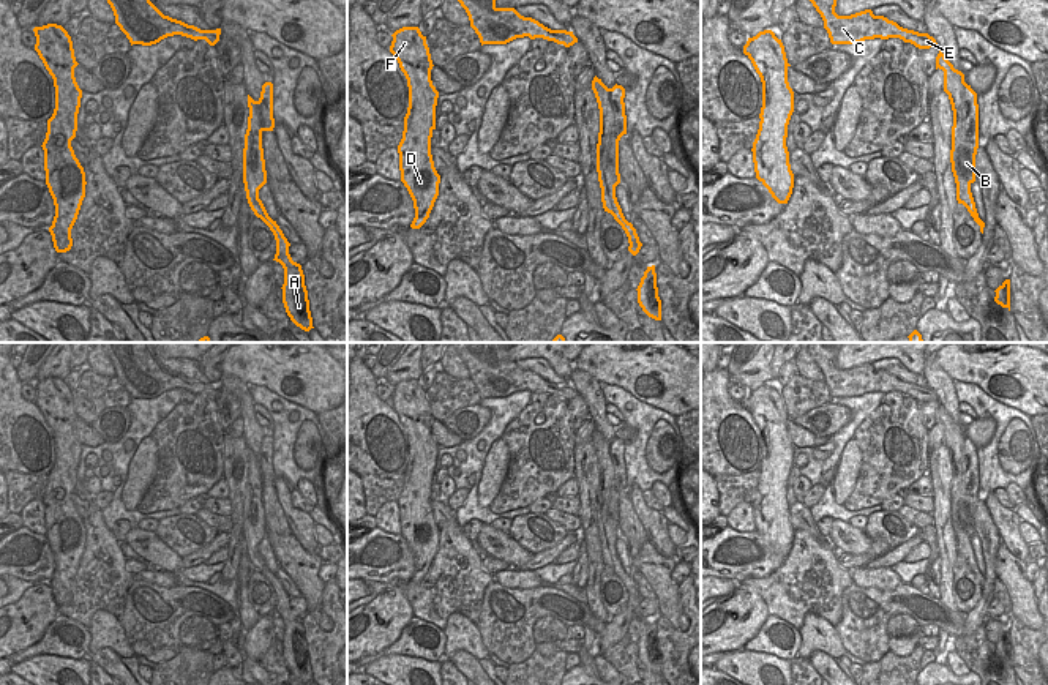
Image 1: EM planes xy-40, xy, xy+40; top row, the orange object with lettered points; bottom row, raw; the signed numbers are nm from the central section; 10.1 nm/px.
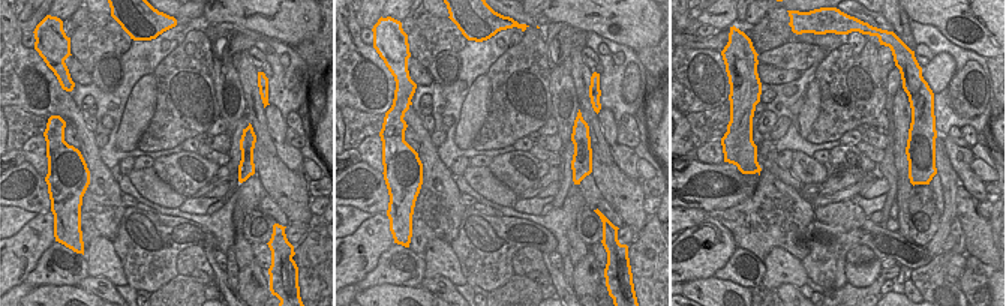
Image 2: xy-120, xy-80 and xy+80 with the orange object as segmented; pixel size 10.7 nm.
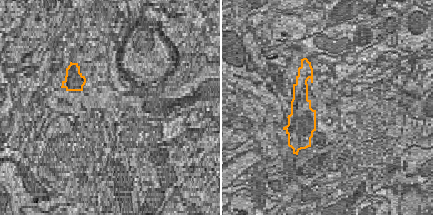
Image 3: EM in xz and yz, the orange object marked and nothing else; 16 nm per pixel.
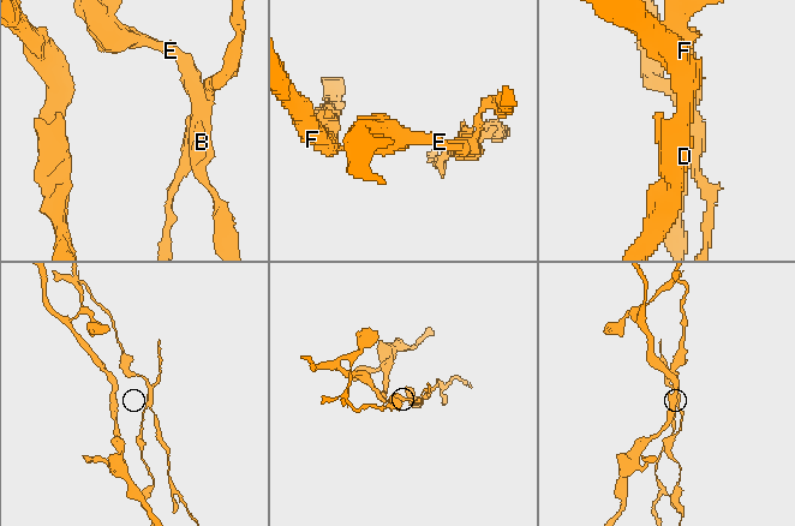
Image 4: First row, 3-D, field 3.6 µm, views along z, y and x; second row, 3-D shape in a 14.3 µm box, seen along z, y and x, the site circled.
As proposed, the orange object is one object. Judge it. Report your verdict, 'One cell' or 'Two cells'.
Two cells.

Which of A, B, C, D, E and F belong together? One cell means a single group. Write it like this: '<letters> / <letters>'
A C D E F / B

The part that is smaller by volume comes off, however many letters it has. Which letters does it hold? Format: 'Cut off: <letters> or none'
Cut off: B

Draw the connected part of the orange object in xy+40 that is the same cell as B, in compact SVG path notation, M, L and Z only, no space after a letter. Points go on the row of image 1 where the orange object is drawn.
M966 84L963 120L953 120L950 163L953 177L961 175L975 182L975 155L979 148L979 104L977 93Z

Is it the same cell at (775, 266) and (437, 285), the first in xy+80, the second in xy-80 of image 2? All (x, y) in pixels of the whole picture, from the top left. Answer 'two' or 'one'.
two

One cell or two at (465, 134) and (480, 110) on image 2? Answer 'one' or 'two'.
one

